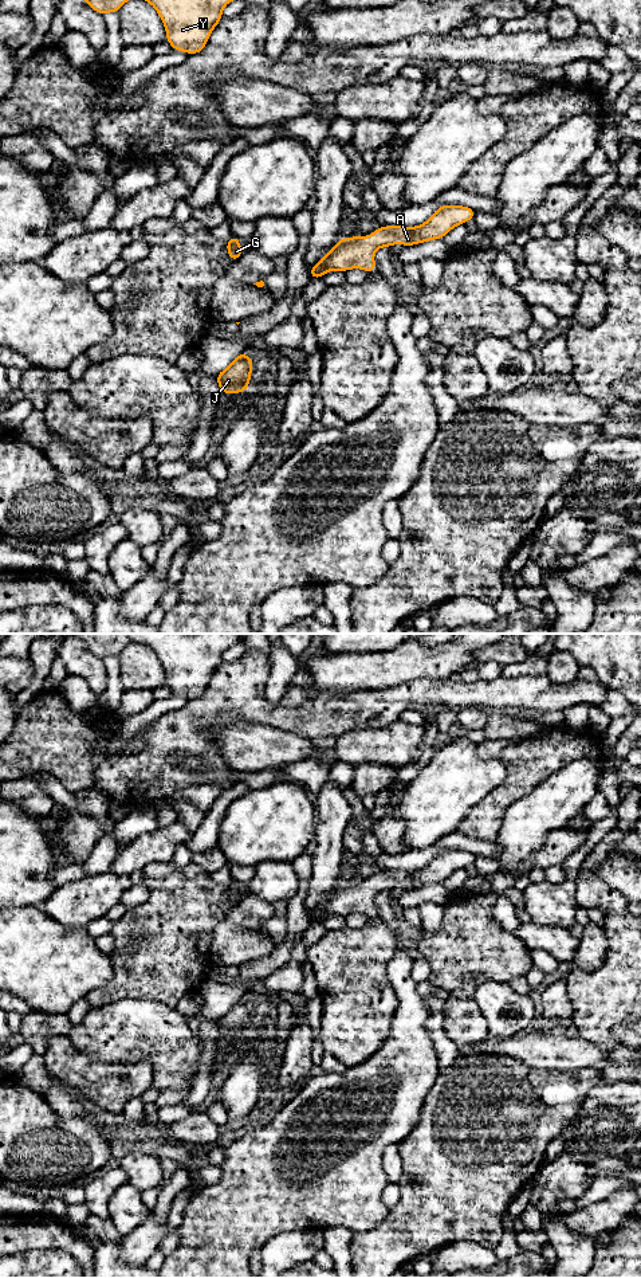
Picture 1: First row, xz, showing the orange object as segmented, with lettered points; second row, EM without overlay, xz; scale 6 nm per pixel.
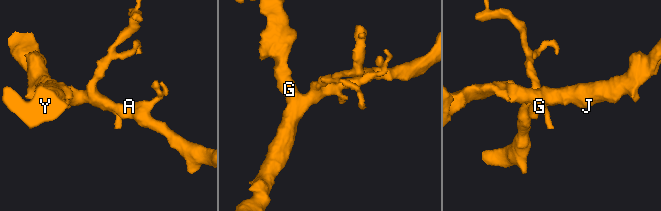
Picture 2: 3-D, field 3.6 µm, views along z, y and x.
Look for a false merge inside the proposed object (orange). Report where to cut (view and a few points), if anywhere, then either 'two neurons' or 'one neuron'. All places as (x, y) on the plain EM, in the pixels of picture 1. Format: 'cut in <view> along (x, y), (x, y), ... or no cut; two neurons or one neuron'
no cut; one neuron

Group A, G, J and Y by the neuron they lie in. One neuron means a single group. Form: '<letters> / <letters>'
A G J Y

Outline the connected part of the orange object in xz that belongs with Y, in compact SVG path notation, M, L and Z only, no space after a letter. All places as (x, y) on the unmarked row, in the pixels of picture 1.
M71 634L99 659L118 656L130 643L150 647L166 674L174 695L201 697L223 652L244 639L244 634Z

